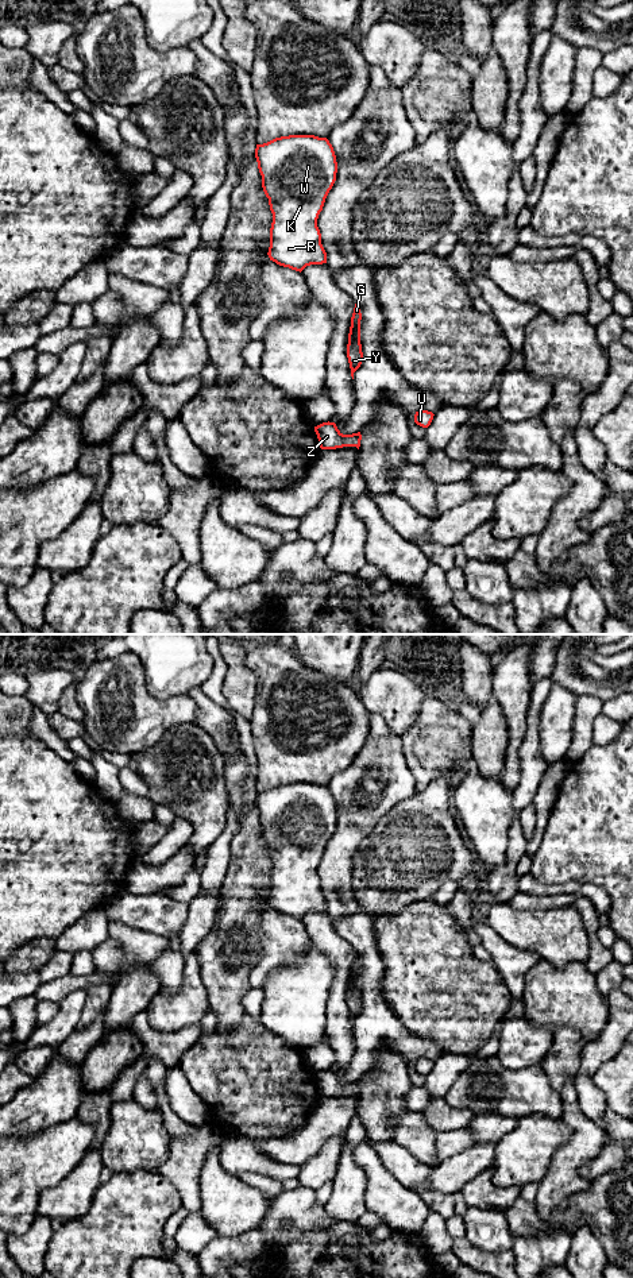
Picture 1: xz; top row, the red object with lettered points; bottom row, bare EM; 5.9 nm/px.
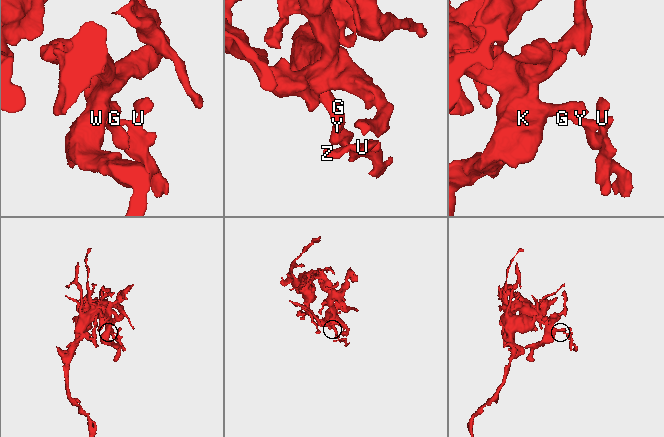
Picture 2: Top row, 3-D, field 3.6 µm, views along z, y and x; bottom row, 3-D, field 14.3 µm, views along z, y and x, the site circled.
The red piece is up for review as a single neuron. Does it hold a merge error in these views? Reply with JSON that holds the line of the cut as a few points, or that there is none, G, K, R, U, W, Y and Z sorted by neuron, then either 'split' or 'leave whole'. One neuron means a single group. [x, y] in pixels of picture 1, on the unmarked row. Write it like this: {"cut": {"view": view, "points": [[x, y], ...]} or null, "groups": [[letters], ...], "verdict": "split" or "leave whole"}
{"cut": {"view": "xz", "points": [[348, 991], [361, 996]]}, "groups": [["G", "K", "R", "W"], ["U", "Y", "Z"]], "verdict": "split"}

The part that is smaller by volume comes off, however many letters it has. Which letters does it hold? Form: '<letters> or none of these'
U, Y, Z

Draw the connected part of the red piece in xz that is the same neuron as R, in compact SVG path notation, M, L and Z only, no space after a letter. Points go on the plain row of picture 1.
M314 783L281 784L256 792L255 806L273 861L267 900L270 908L300 920L306 914L327 911L317 866L337 821L336 803L329 788Z

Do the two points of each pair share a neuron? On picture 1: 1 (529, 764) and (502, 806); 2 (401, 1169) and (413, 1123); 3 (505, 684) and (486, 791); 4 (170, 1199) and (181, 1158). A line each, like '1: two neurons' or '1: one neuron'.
1: two neurons
2: two neurons
3: two neurons
4: two neurons

